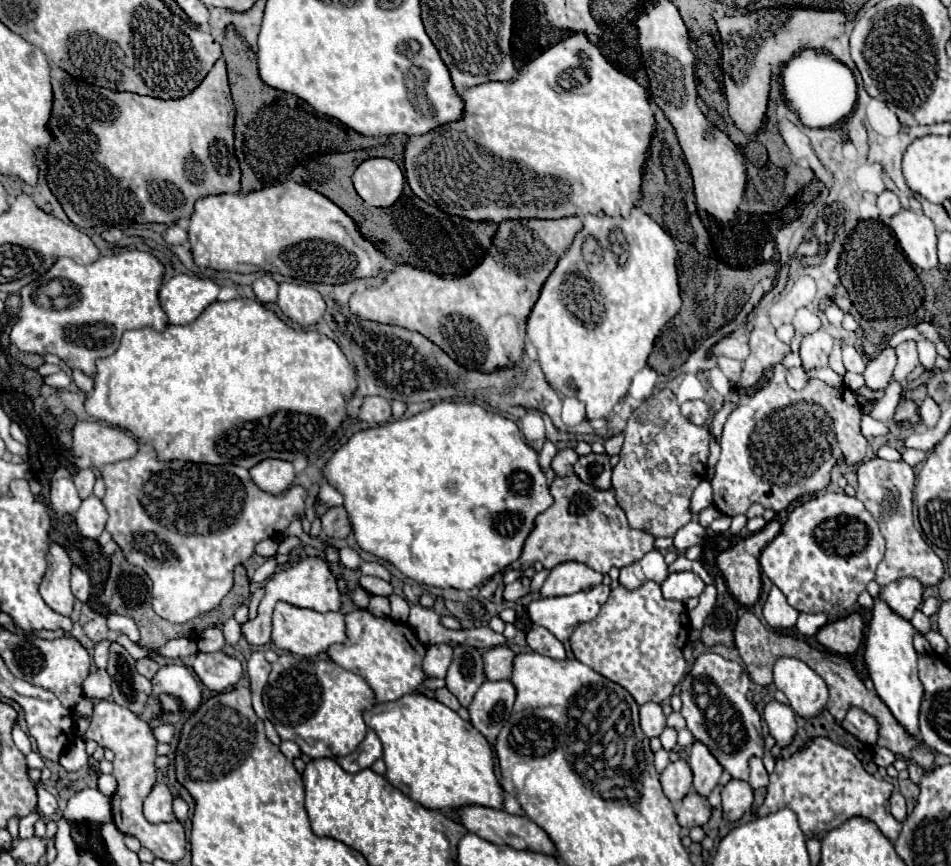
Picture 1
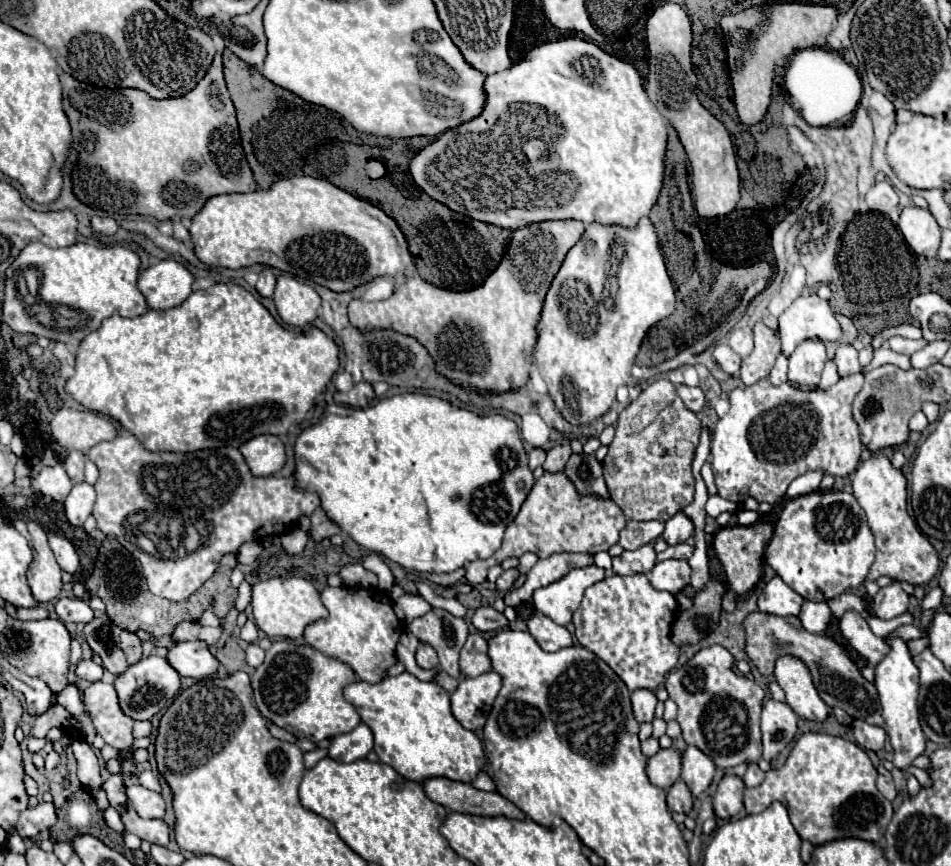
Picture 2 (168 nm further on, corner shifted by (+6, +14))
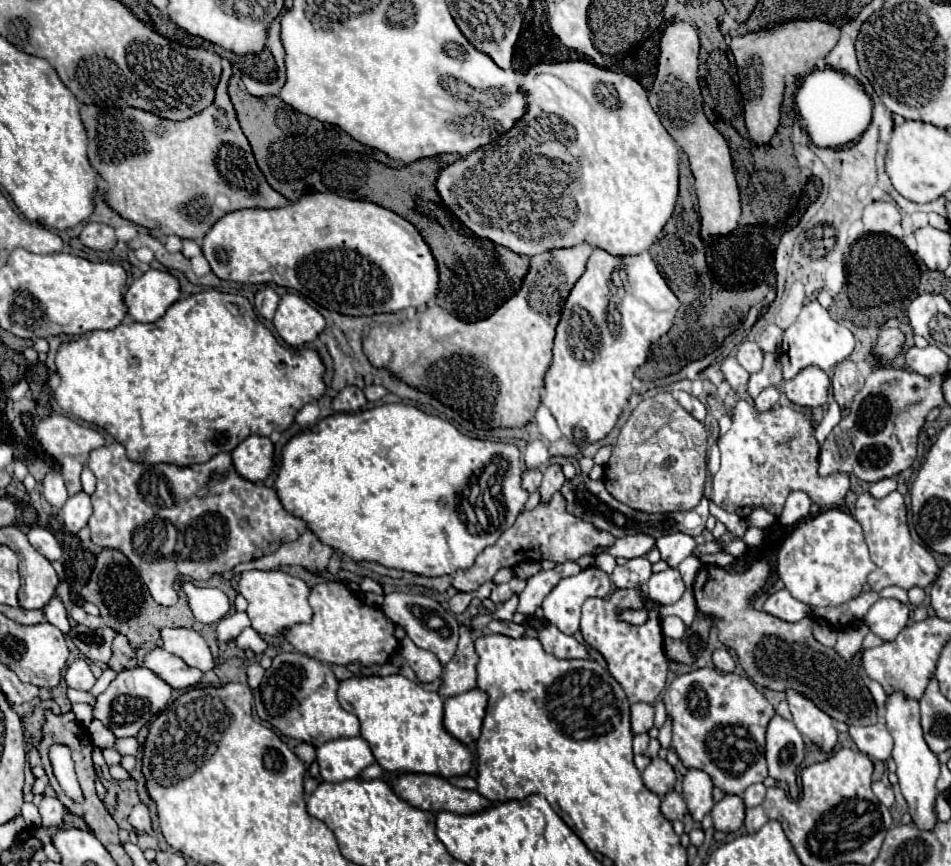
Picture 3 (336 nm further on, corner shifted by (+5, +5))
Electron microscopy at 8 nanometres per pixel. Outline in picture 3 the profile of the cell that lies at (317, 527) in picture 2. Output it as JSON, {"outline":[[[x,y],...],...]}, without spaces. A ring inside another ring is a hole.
{"outline":[[[310,529],[304,531],[294,543],[284,543],[276,553],[253,559],[252,561],[238,564],[232,569],[234,575],[239,575],[244,571],[274,570],[284,565],[300,565],[308,571],[318,571],[322,577],[328,577],[330,573],[326,571],[328,559],[332,557],[334,549],[324,545]]]}

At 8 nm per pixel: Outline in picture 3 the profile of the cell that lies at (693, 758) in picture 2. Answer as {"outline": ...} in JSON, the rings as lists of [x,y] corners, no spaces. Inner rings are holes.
{"outline":[[[688,769],[688,773],[684,775],[684,799],[694,821],[702,821],[702,817],[710,813],[714,805],[712,789],[712,779],[702,769]]]}

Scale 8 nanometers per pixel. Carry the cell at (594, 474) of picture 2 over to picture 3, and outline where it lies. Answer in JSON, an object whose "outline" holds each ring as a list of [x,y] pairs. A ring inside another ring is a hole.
{"outline":[[[578,473],[574,479],[566,481],[560,489],[560,493],[564,495],[566,503],[568,503],[568,511],[578,515],[580,519],[586,519],[590,523],[594,523],[594,527],[604,529],[608,533],[612,533],[614,537],[622,537],[622,535],[634,535],[638,531],[646,531],[648,535],[654,535],[654,539],[672,533],[672,531],[682,531],[688,533],[692,537],[698,537],[704,529],[706,529],[706,519],[708,519],[708,499],[702,497],[700,505],[694,507],[694,511],[684,511],[684,513],[670,513],[670,515],[646,515],[642,511],[634,511],[630,507],[626,507],[624,503],[616,501],[604,487],[604,481],[598,479],[590,479],[584,473]]]}

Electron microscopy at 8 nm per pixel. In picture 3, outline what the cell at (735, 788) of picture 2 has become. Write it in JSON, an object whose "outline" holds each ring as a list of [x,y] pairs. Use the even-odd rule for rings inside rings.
{"outline":[[[724,795],[724,799],[718,801],[710,813],[714,821],[714,829],[724,833],[736,831],[744,823],[744,811],[746,805],[740,795]]]}

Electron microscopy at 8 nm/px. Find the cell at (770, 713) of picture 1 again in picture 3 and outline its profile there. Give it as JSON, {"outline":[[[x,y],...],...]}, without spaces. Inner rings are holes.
{"outline":[[[774,715],[766,731],[766,761],[770,777],[776,781],[786,781],[790,785],[790,795],[798,799],[796,775],[804,759],[804,741],[796,725],[780,715]]]}

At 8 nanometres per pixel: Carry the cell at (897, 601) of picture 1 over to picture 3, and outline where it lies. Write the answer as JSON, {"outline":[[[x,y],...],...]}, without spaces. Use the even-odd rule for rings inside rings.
{"outline":[[[878,599],[870,611],[866,613],[864,621],[884,641],[894,641],[898,633],[906,627],[910,617],[908,605],[896,601],[896,599]]]}

